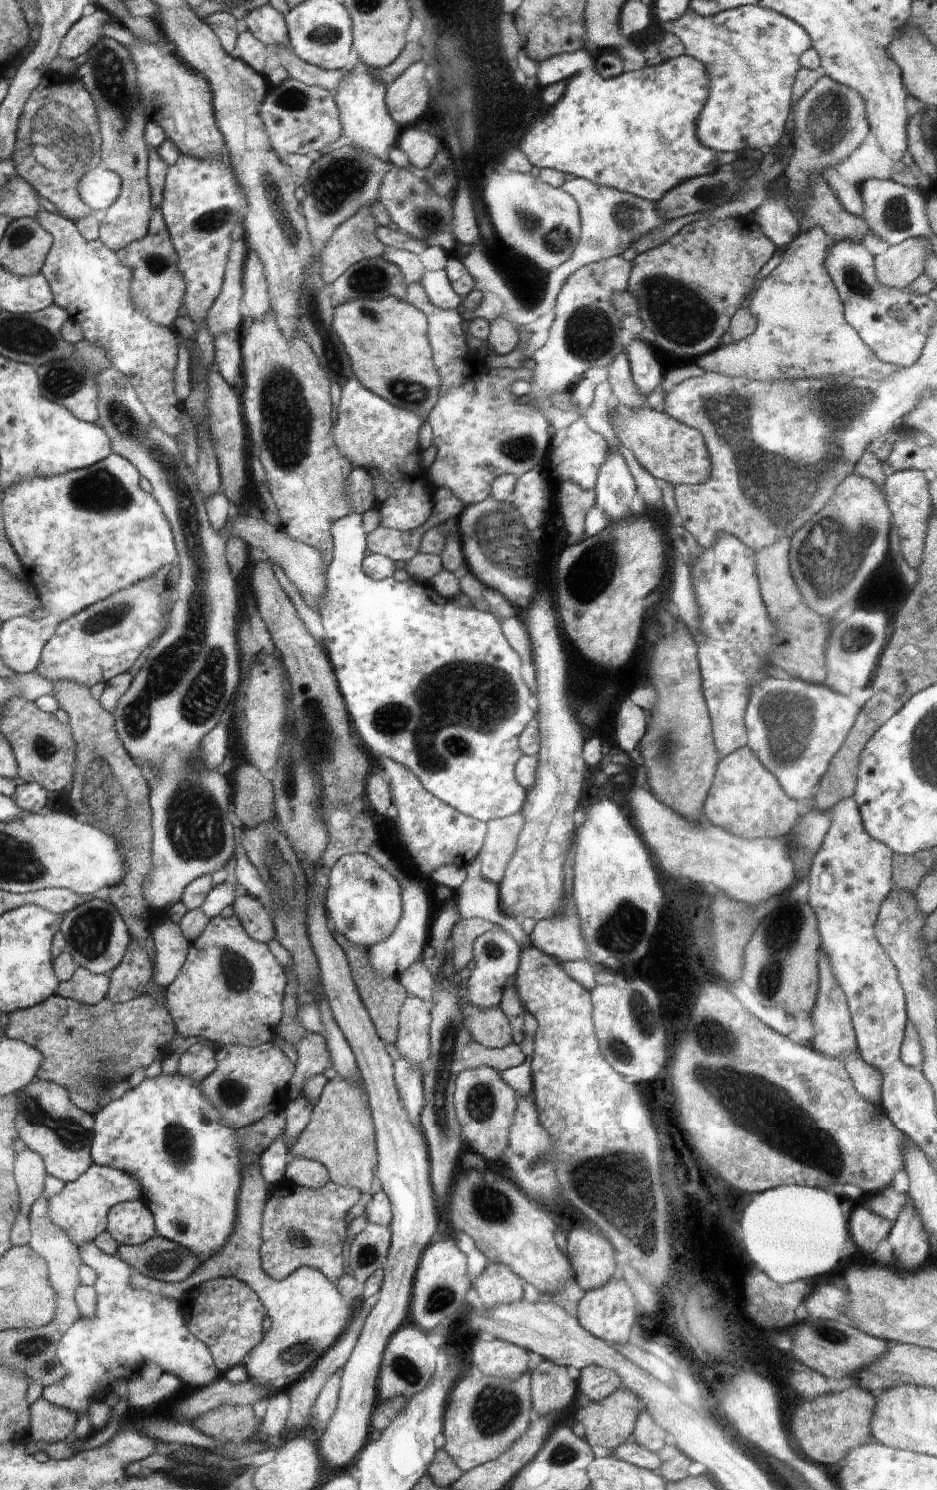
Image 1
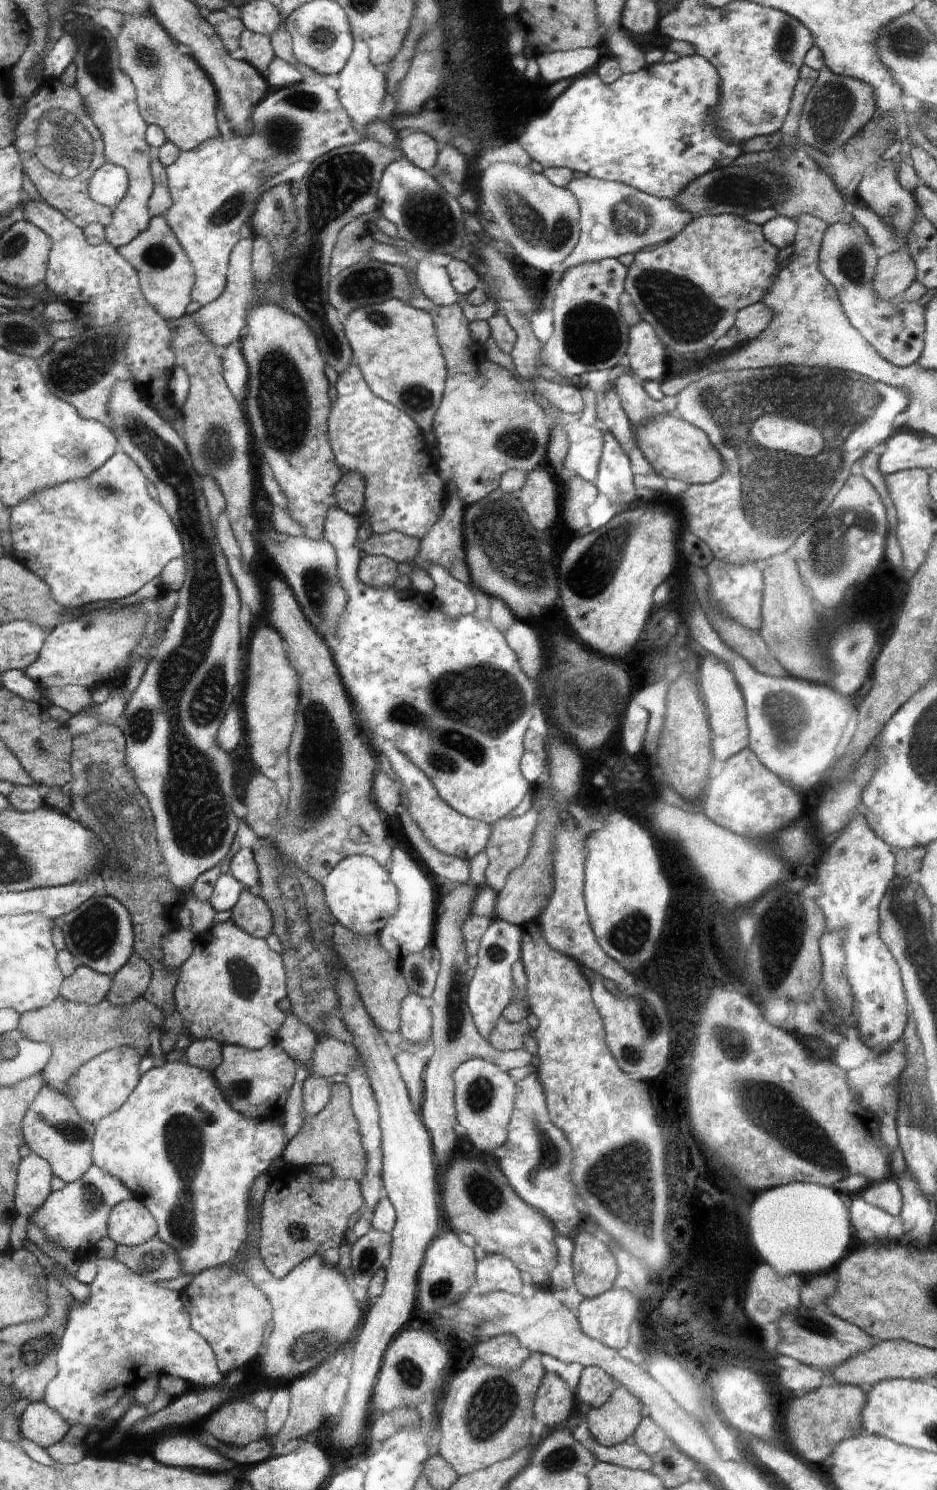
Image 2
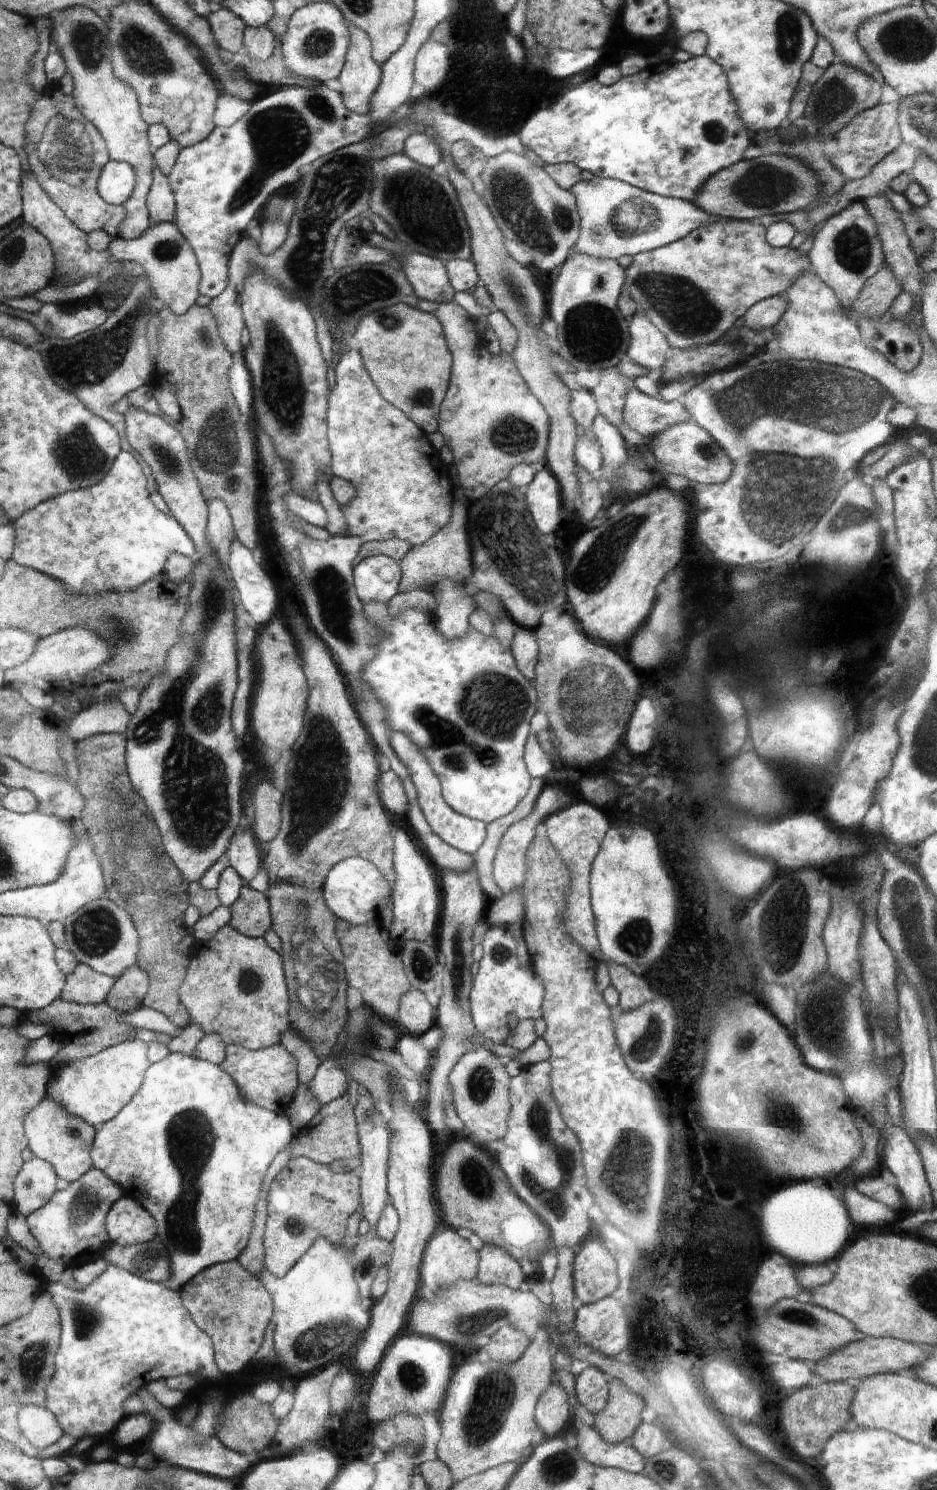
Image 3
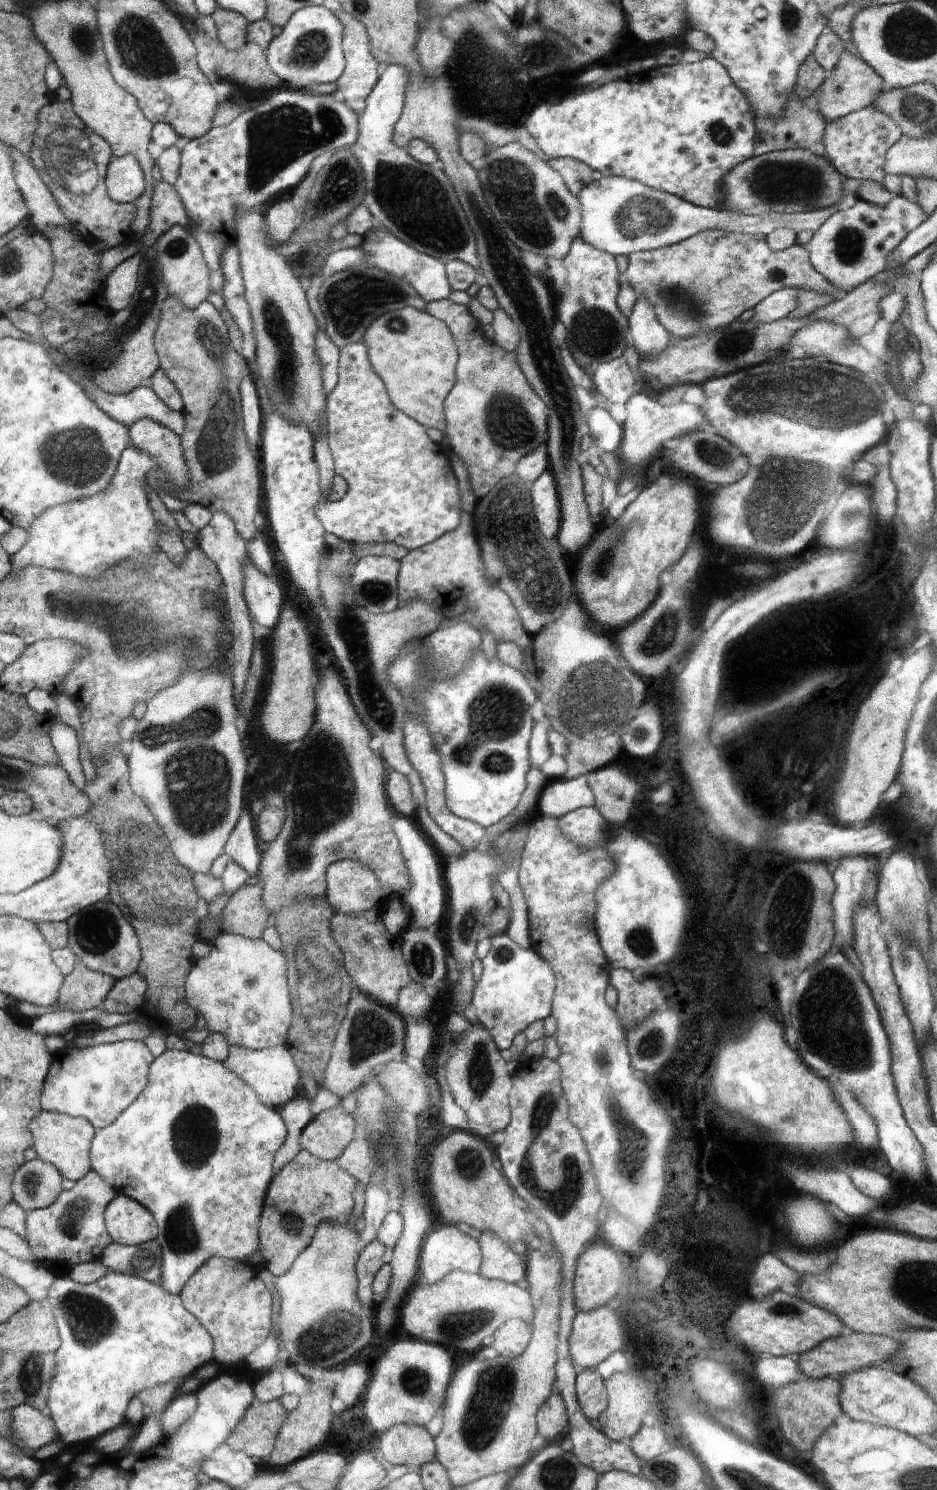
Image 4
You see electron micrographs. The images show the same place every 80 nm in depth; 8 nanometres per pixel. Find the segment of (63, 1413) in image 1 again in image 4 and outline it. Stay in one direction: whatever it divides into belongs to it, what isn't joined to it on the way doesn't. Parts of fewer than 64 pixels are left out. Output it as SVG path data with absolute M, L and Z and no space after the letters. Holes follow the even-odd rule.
M23 1403L12 1412L12 1424L6 1437L27 1453L37 1451L58 1438L55 1422L48 1414Z

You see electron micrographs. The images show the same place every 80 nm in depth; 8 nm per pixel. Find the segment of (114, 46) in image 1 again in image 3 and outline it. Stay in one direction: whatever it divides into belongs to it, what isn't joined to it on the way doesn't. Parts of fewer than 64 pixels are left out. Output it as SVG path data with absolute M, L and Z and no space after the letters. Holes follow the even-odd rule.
M70 7L51 18L52 34L51 43L58 48L58 52L62 54L64 62L66 62L67 72L72 76L74 82L74 92L76 105L79 112L84 114L88 121L100 130L100 133L106 141L108 156L111 160L124 162L130 164L136 173L136 187L132 195L124 204L122 208L126 210L124 220L120 222L118 228L118 239L130 240L143 236L150 226L149 212L146 208L146 198L150 191L150 184L152 184L152 152L150 152L150 144L148 142L148 124L143 119L140 112L138 94L130 84L126 84L124 80L116 77L115 68L112 65L112 44L108 42L108 26L94 11L88 8Z

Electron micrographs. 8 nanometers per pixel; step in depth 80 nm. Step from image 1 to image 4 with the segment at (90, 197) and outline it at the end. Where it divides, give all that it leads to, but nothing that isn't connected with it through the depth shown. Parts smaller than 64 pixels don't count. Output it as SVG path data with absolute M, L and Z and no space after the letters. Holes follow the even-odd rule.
M132 155L114 158L107 169L107 193L114 201L134 203L146 191L143 168Z

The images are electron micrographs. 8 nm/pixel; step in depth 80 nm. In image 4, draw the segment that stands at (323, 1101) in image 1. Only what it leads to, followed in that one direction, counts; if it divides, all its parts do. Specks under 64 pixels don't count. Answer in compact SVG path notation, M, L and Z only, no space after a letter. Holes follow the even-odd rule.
M338 1104L337 1108L324 1110L324 1112L314 1115L313 1120L302 1130L300 1150L308 1150L319 1160L337 1160L351 1146L352 1140L355 1139L355 1128L358 1126L359 1121L356 1120L356 1116L352 1112L348 1112L348 1108L342 1108L341 1104Z

